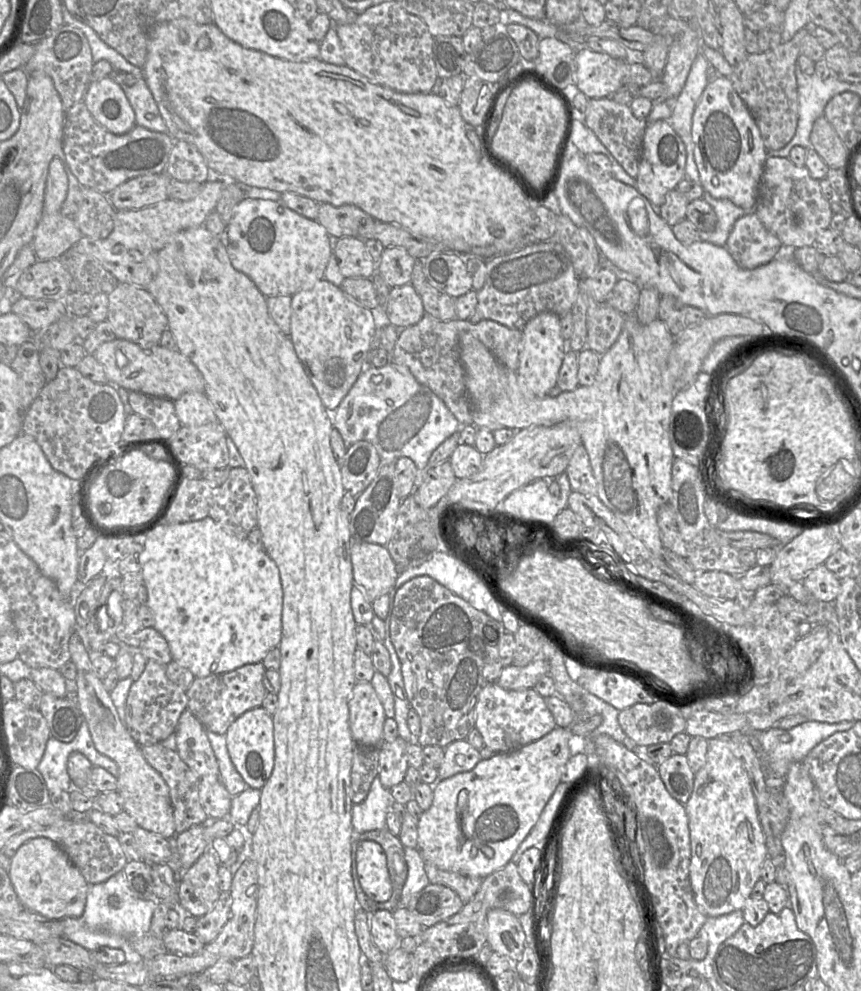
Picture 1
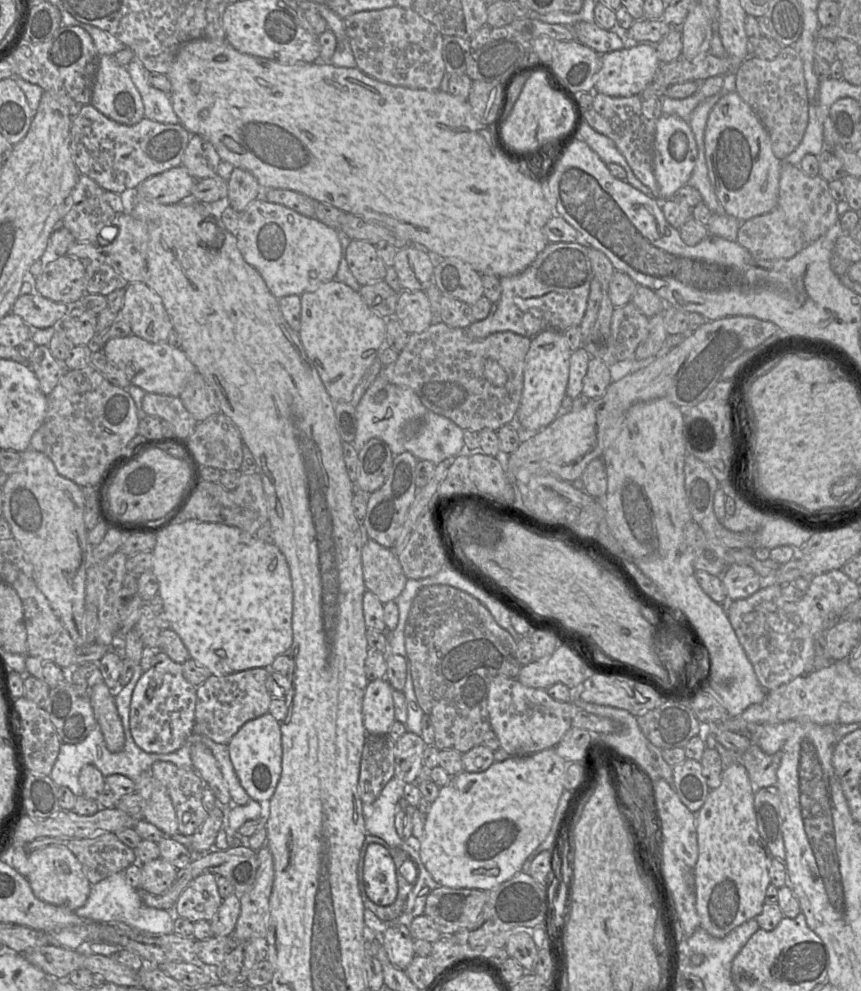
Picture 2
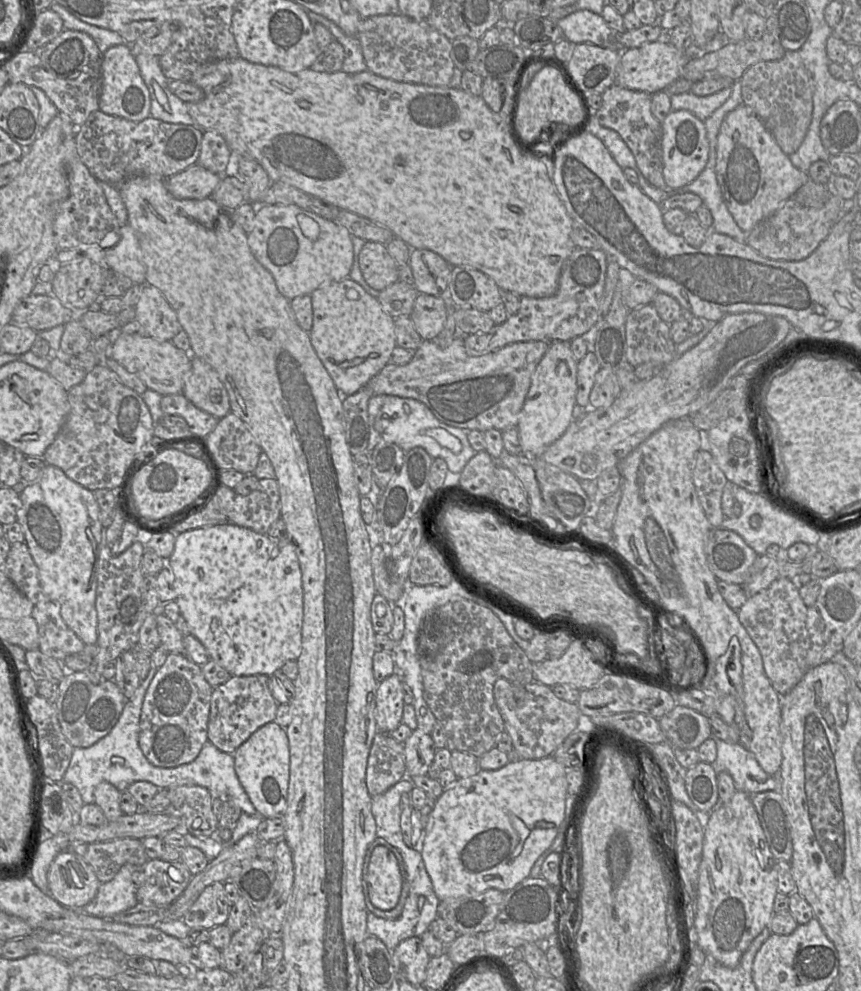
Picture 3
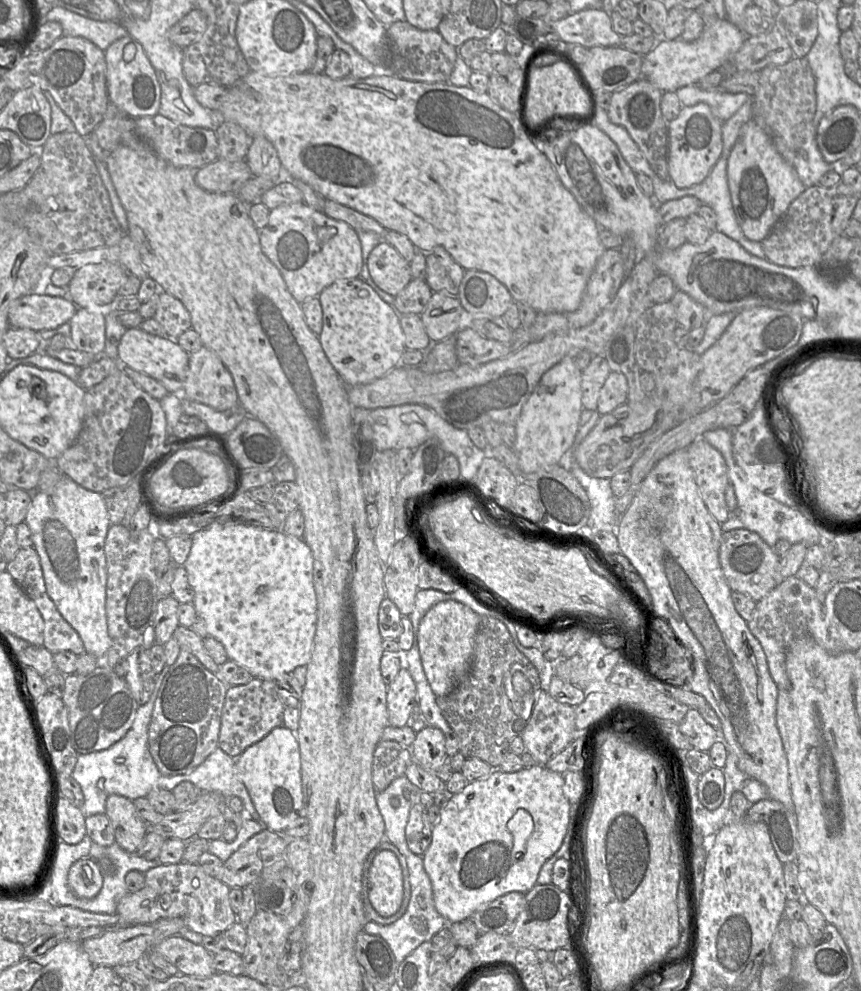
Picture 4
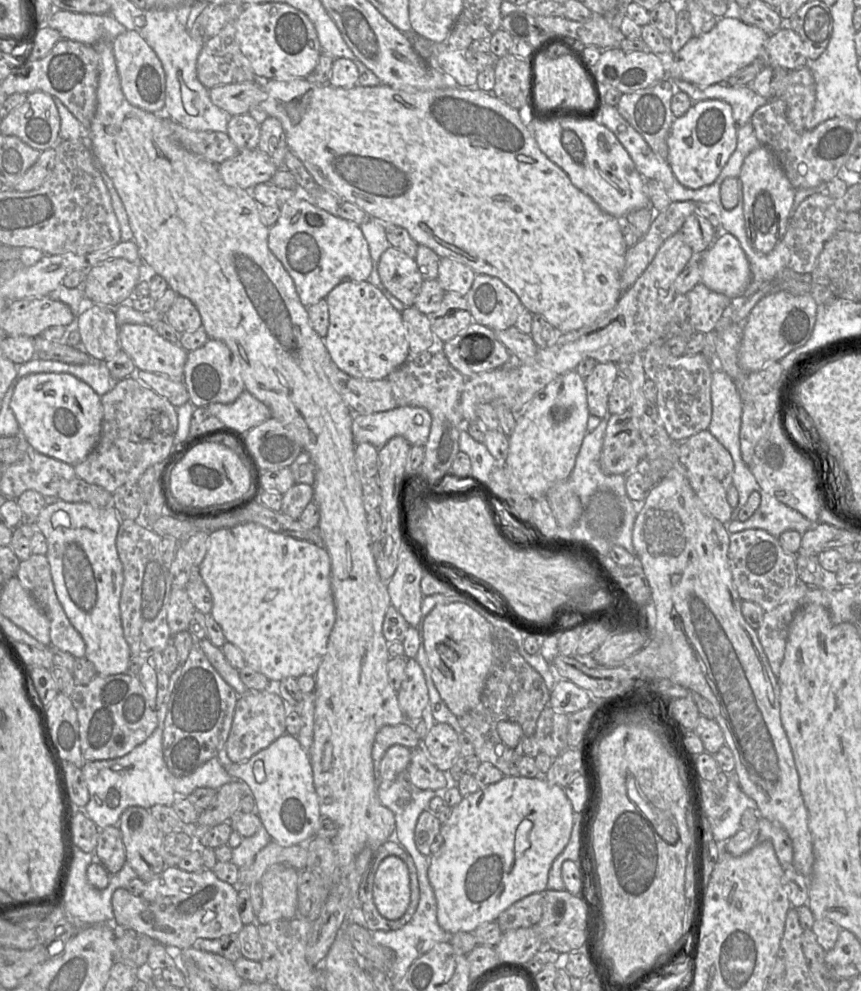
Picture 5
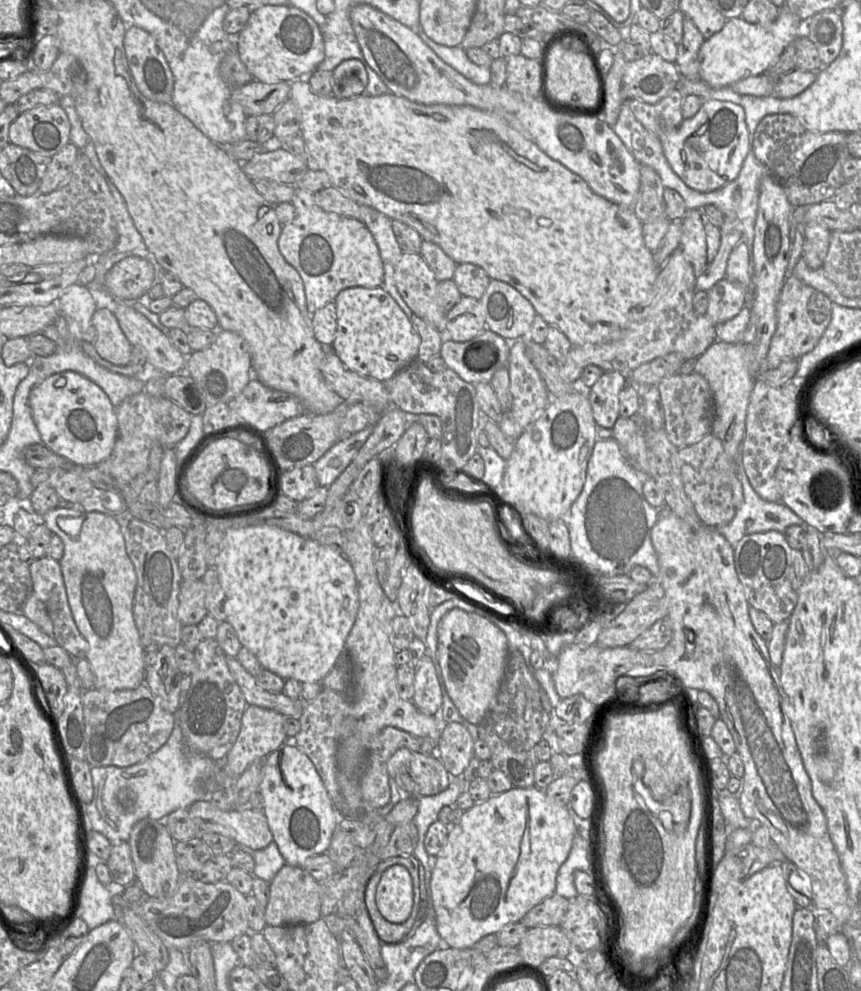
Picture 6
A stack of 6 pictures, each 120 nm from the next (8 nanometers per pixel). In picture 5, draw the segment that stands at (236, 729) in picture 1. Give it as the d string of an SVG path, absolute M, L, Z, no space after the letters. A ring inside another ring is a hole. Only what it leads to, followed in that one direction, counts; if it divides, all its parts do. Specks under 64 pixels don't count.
M285 733L249 760L226 762L226 770L233 779L247 784L256 803L257 815L274 842L287 847L305 844L314 837L322 815L310 757L296 736Z

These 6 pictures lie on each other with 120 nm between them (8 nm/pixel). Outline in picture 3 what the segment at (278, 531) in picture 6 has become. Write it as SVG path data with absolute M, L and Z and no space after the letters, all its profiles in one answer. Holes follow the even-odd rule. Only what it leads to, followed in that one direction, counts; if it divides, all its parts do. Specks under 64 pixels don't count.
M232 523L217 524L185 531L176 536L175 547L167 565L172 568L176 582L176 592L181 614L192 635L200 640L207 649L210 659L225 668L232 676L263 674L271 676L290 660L297 660L302 649L303 592L302 573L294 544L288 539L275 540L267 534Z

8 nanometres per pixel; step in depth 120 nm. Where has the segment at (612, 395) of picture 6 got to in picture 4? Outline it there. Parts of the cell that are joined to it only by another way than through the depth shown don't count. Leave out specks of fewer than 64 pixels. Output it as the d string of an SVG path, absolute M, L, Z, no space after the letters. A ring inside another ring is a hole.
M600 355L593 356L590 364L582 371L583 408L592 411L597 410L600 390L610 372L610 367L604 357Z

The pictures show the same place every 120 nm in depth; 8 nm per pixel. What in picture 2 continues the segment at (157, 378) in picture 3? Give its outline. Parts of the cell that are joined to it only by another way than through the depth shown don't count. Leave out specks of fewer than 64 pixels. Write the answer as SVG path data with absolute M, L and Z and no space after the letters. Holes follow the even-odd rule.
M135 335L107 341L103 352L126 374L132 385L139 386L146 393L179 396L186 383L198 372L181 348L172 347L167 342L151 343Z

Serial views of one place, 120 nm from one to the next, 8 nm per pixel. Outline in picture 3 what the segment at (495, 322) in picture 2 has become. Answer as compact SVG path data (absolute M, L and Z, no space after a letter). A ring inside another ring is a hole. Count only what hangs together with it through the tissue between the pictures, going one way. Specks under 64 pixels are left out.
M575 247L570 256L564 261L558 282L558 289L552 296L543 298L520 297L520 308L514 315L486 333L476 333L464 336L464 346L470 356L482 356L515 343L529 341L568 341L587 333L600 318L600 306L604 293L607 270L606 253L601 249L586 249Z

